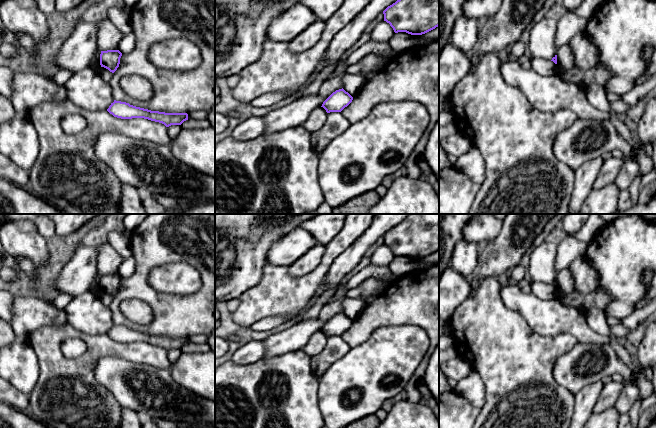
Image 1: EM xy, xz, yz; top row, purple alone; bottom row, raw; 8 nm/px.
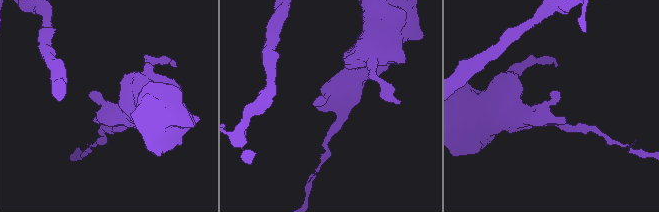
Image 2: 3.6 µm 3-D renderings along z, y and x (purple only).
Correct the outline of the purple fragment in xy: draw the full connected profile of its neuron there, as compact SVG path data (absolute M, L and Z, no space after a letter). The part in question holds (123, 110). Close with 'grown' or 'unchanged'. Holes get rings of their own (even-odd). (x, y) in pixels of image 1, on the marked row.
M116 101L109 106L107 111L114 117L121 119L144 118L151 121L164 124L166 127L171 125L181 125L188 120L187 113L165 113L151 111L148 109L136 107L126 102Z | unchanged

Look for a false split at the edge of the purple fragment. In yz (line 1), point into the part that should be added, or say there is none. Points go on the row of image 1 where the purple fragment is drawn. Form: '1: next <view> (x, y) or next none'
1: next none

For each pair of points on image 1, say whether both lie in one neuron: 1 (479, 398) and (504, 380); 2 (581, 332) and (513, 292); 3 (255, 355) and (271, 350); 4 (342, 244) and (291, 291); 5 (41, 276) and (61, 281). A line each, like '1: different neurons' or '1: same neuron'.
1: different neurons
2: same neuron
3: different neurons
4: same neuron
5: different neurons

